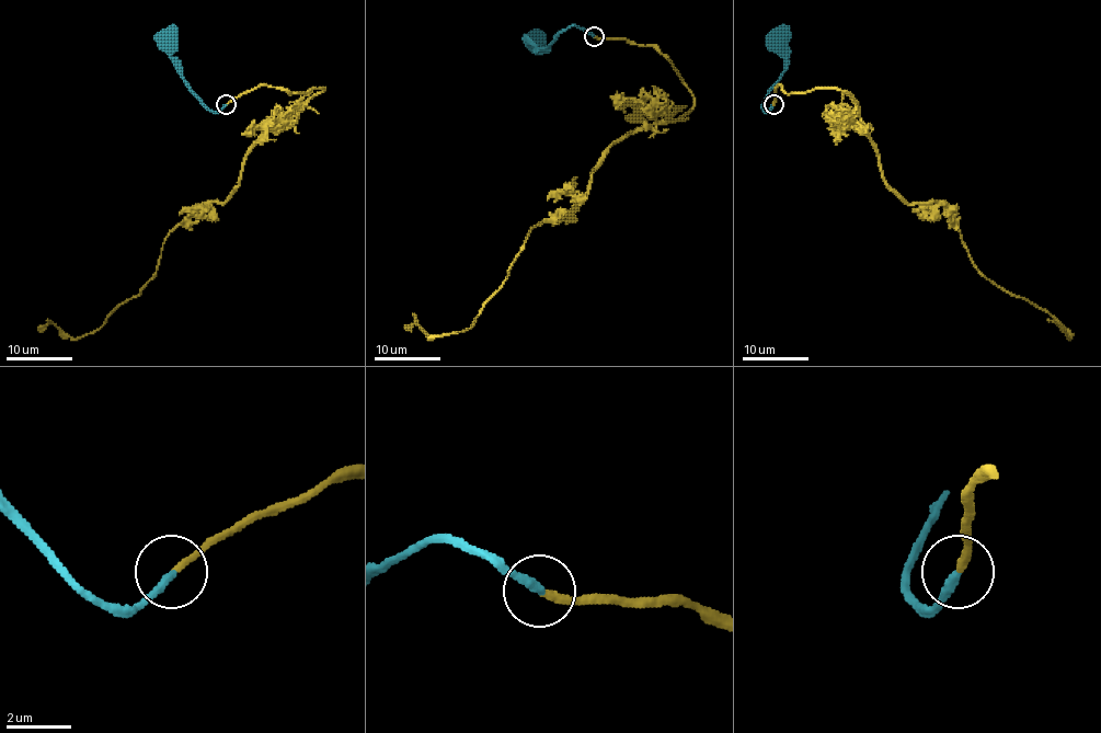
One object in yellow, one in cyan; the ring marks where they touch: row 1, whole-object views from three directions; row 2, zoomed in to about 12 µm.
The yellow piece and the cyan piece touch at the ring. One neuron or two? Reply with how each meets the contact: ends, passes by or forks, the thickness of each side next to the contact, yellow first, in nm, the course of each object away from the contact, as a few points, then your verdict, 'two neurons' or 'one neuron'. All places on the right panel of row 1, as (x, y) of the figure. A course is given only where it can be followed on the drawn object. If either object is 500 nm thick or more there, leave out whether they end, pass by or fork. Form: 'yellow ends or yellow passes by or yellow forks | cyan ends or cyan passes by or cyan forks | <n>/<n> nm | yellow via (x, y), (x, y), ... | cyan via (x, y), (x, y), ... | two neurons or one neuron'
yellow ends | cyan ends | 220/280 nm | yellow via (772, 105), (779, 86), (857, 102), (883, 179), (909, 204), (942, 202), (972, 263), (1068, 339), (1062, 330) | cyan via (772, 105), (766, 112), (763, 103), (784, 70), (784, 59), (769, 47), (771, 41) | one neuron

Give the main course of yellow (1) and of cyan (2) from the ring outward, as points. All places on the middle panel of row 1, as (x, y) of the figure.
1: (595, 36), (653, 46), (694, 105), (615, 142), (591, 189), (530, 230), (469, 329), (404, 329)
2: (594, 36), (572, 26), (546, 47), (540, 47), (536, 34)

